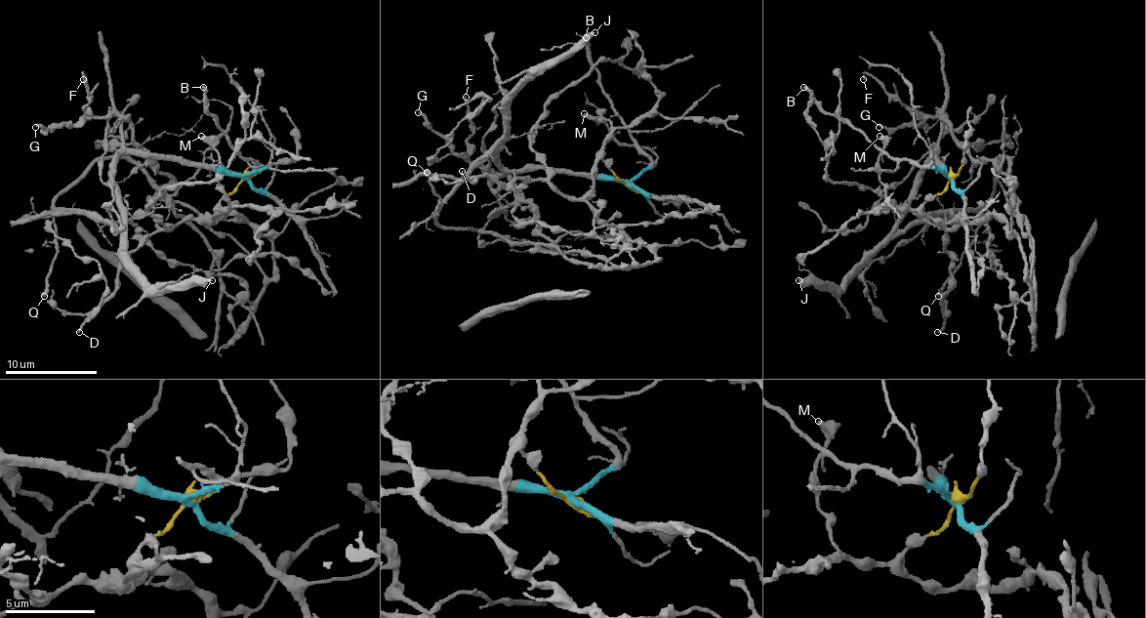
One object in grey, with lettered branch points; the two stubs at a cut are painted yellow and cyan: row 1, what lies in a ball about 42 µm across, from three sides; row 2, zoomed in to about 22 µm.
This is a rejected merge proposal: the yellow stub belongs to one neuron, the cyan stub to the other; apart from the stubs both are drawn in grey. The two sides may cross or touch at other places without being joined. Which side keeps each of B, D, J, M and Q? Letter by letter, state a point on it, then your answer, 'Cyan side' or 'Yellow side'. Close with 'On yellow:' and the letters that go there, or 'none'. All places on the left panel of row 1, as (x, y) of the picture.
B: Place: (203, 87). Cyan side
D: Place: (79, 332). Yellow side
J: Place: (212, 280). Cyan side
M: Place: (201, 136). Yellow side
Q: Place: (44, 296). Cyan side
On yellow: D, M

